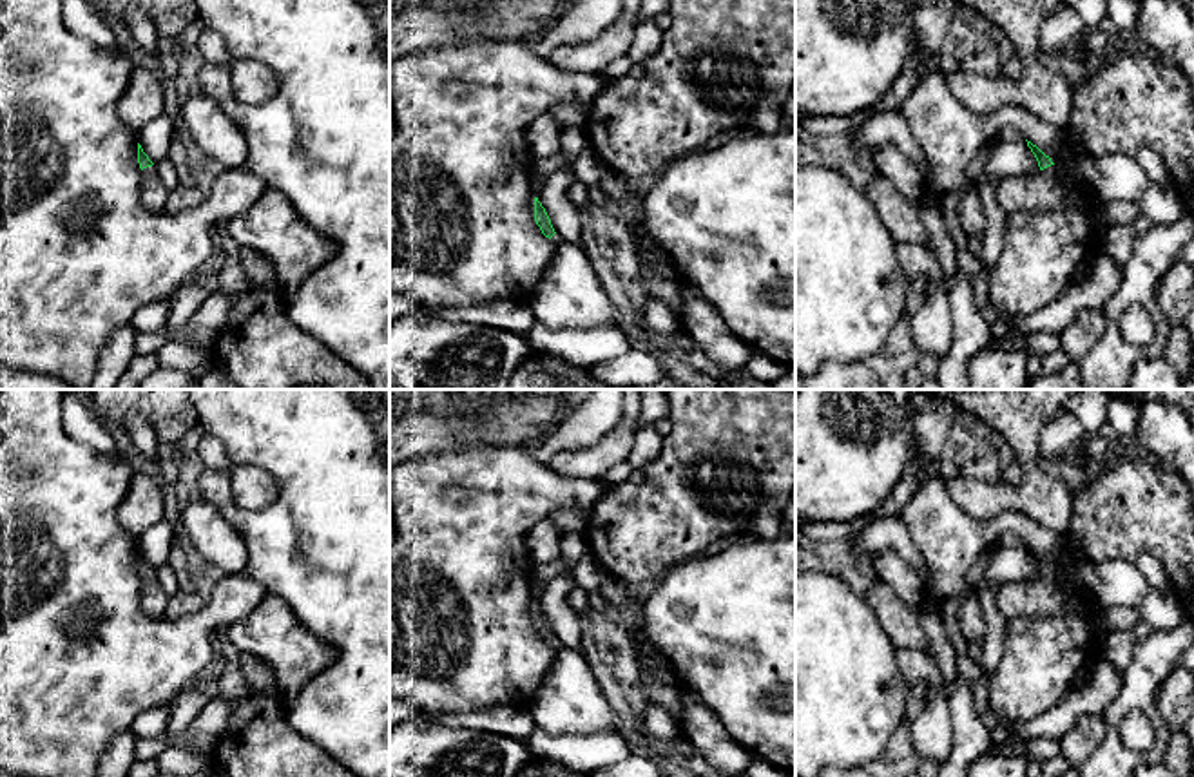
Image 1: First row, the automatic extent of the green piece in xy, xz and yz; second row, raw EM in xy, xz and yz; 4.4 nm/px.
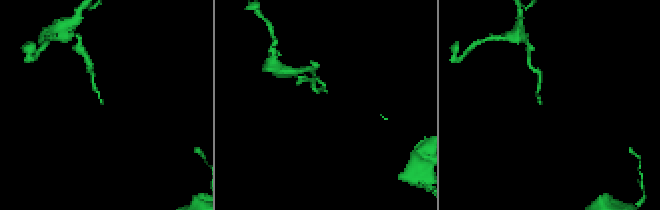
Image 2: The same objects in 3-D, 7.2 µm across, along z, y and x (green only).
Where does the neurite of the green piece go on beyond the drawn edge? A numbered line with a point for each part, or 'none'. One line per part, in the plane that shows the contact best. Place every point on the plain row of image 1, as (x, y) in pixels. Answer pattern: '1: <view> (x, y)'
1: yz (1046, 596)

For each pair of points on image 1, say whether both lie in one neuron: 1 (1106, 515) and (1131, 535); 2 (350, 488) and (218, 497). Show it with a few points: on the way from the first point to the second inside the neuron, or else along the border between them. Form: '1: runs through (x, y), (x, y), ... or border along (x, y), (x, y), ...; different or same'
1: runs through (1111, 515), (1126, 529); same
2: runs through (317, 520), (250, 520); same

